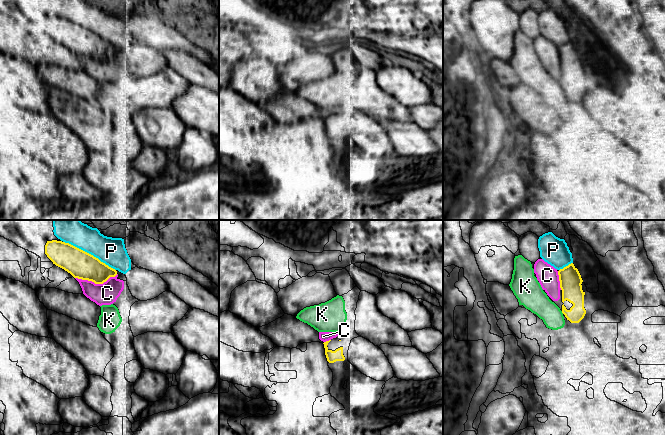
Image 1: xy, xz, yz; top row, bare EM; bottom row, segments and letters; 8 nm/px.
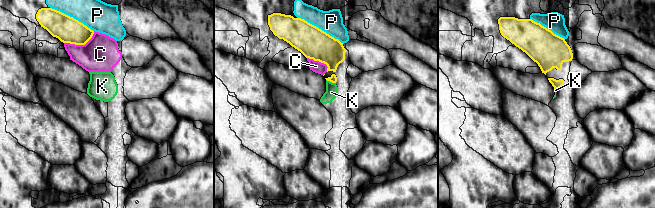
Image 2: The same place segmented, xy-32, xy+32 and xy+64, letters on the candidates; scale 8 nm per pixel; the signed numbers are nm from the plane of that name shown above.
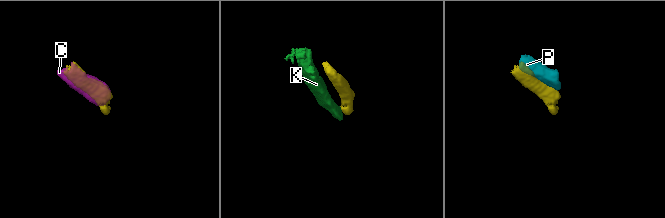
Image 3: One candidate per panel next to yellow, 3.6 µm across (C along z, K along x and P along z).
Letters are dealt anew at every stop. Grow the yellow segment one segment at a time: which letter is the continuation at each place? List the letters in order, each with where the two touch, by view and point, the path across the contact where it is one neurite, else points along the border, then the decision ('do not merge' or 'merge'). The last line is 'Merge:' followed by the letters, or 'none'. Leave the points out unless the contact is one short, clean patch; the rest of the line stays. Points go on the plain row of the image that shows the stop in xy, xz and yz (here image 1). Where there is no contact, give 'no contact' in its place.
C: contact xy (96, 59); do not merge
K: contact yz (562, 88); border yz (561, 87), (563, 89); do not merge
P: contact xy (88, 29); do not merge
Merge: none

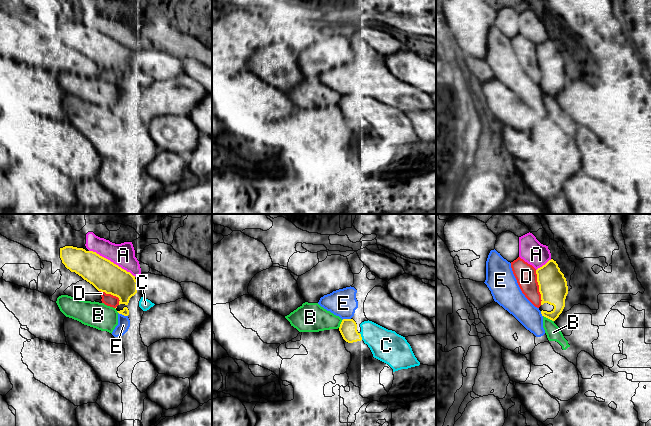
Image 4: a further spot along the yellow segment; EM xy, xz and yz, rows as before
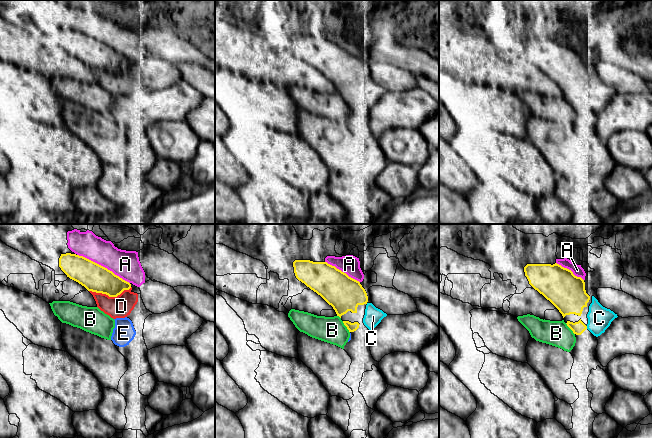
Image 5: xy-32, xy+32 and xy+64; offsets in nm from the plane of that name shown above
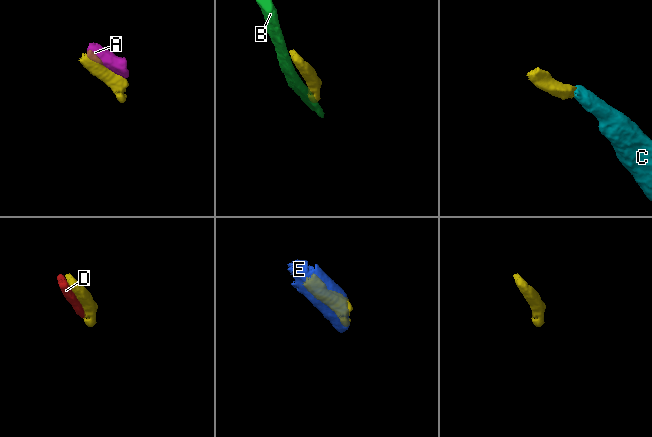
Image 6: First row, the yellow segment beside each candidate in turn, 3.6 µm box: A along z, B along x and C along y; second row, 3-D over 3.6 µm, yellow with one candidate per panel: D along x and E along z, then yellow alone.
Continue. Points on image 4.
A: contact xy (112, 38); do not merge
B: contact yz (548, 94); border yz (543, 91), (553, 97); do not merge
C: contact xz (360, 112); merge
D: contact yz (539, 63); do not merge
E: contact xy (123, 90); border xy (118, 88), (127, 92); do not merge
Merge: C

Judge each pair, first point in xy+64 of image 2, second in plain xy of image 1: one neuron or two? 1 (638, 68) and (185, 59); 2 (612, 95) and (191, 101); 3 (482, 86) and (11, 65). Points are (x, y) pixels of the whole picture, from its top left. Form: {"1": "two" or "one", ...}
{"1": "one", "2": "two", "3": "one"}

